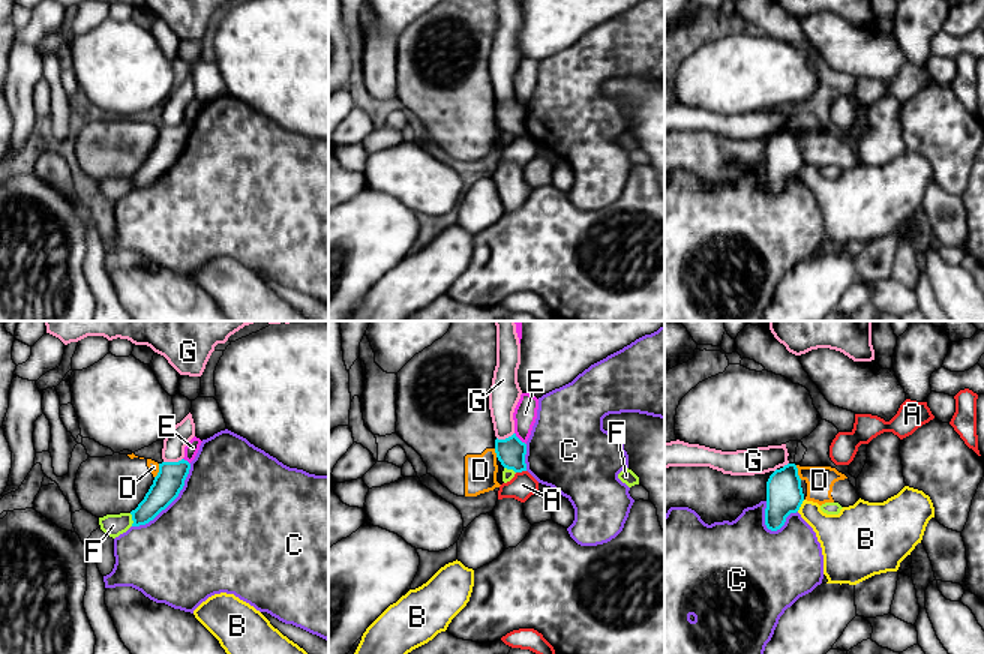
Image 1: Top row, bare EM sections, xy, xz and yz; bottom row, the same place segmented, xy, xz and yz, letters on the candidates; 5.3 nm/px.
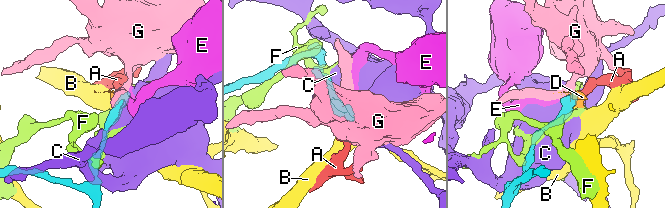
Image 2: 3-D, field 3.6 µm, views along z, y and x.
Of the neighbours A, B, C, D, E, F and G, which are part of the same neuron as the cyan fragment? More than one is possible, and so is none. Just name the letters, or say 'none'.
none

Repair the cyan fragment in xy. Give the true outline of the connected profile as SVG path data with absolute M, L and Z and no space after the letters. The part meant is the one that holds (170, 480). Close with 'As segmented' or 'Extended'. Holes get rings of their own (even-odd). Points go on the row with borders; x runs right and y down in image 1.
M184 459L159 464L153 484L138 507L130 512L132 526L146 525L165 510L183 489L189 470L190 464Z. As segmented

